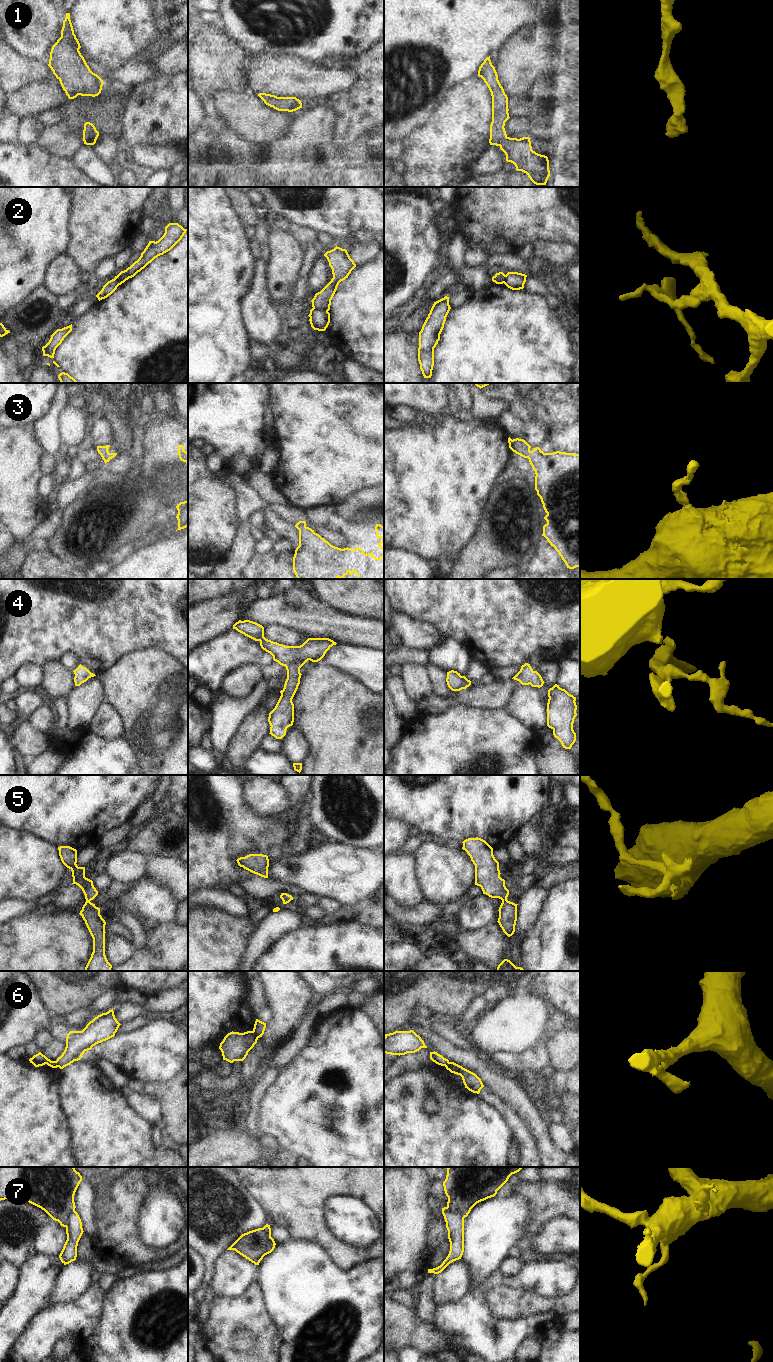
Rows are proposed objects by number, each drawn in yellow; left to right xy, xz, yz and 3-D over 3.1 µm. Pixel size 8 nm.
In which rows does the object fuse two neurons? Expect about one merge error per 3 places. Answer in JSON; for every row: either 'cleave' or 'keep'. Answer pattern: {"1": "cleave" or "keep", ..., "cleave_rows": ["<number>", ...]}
{"1": "keep", "2": "cleave", "3": "keep", "4": "keep", "5": "keep", "6": "cleave", "7": "cleave", "cleave_rows": ["2", "6", "7"]}

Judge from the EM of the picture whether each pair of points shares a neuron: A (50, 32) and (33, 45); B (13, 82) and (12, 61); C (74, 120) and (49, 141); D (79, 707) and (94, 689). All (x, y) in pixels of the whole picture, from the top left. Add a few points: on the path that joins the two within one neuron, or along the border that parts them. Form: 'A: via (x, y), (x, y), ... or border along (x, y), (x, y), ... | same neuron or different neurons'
A: via (46, 32), (37, 41) | same neuron
B: via (13, 77), (12, 66) | same neuron
C: border along (58, 123), (69, 124), (82, 138) | different neurons
D: via (82, 703), (90, 693) | same neuron

